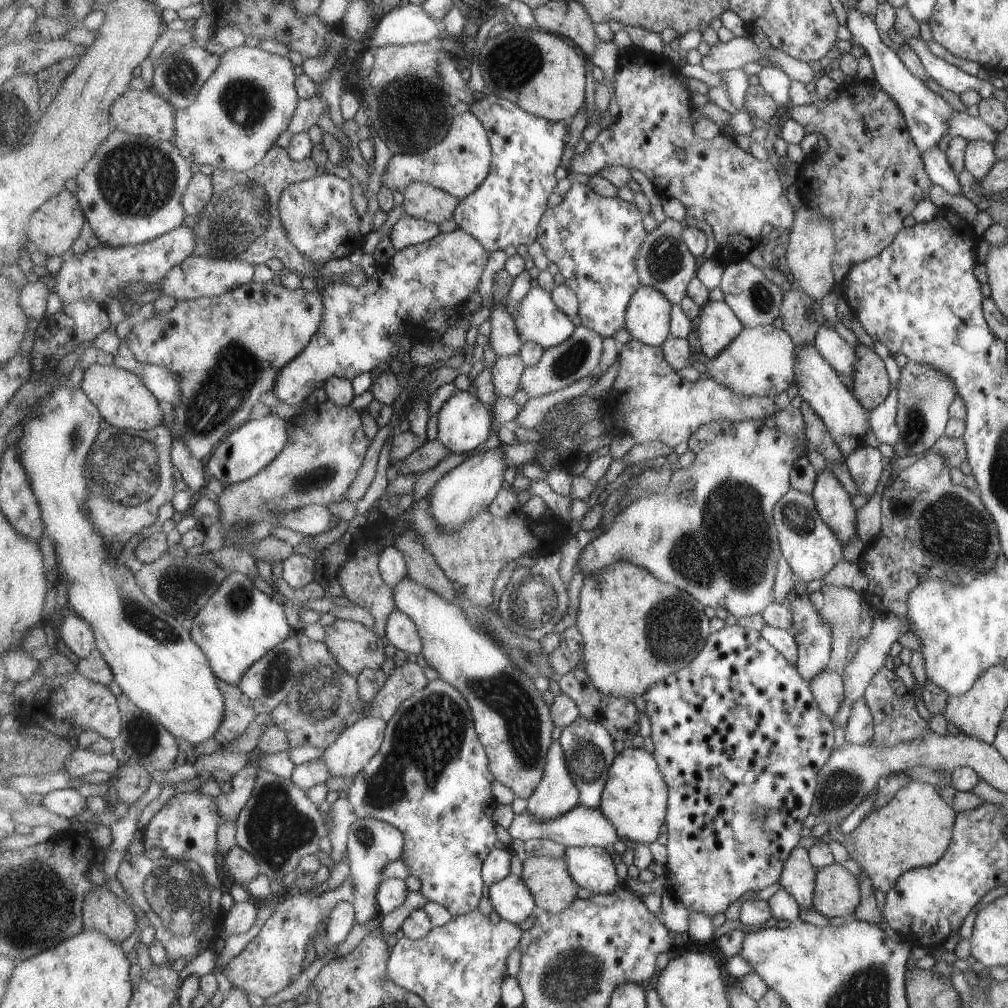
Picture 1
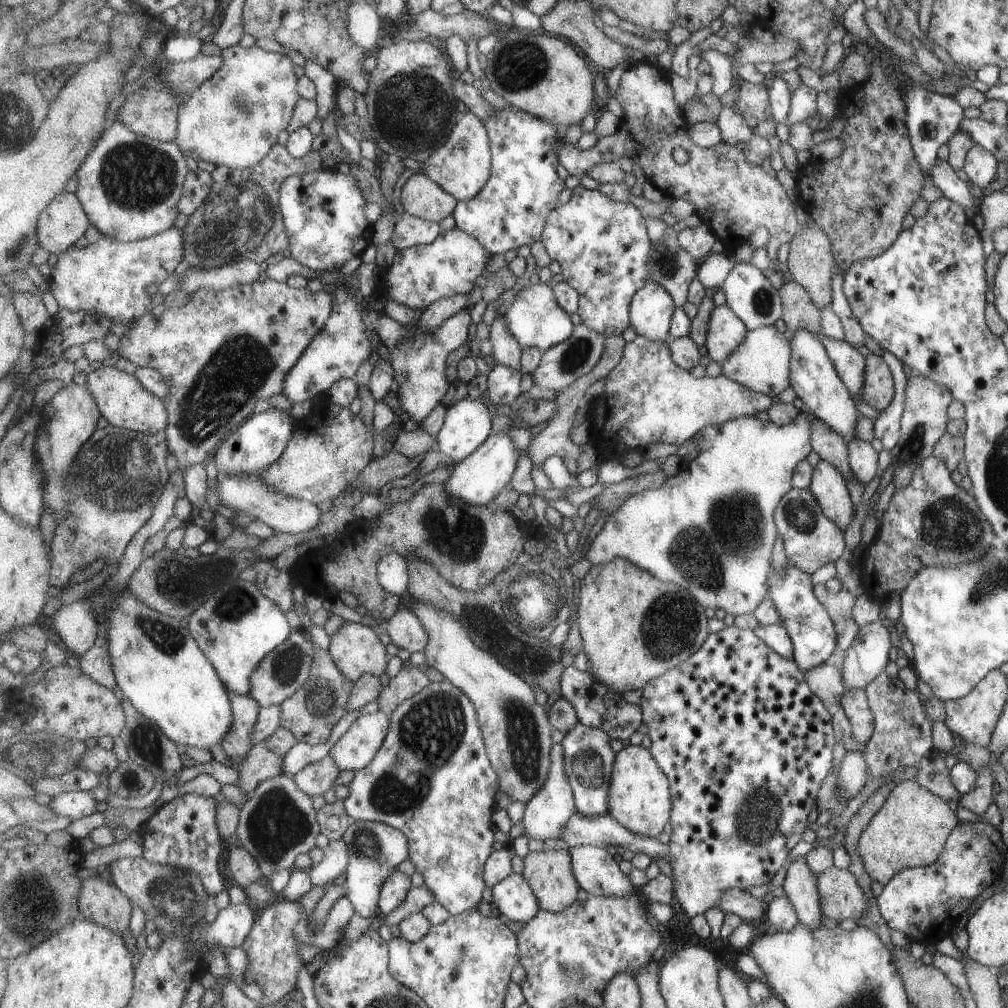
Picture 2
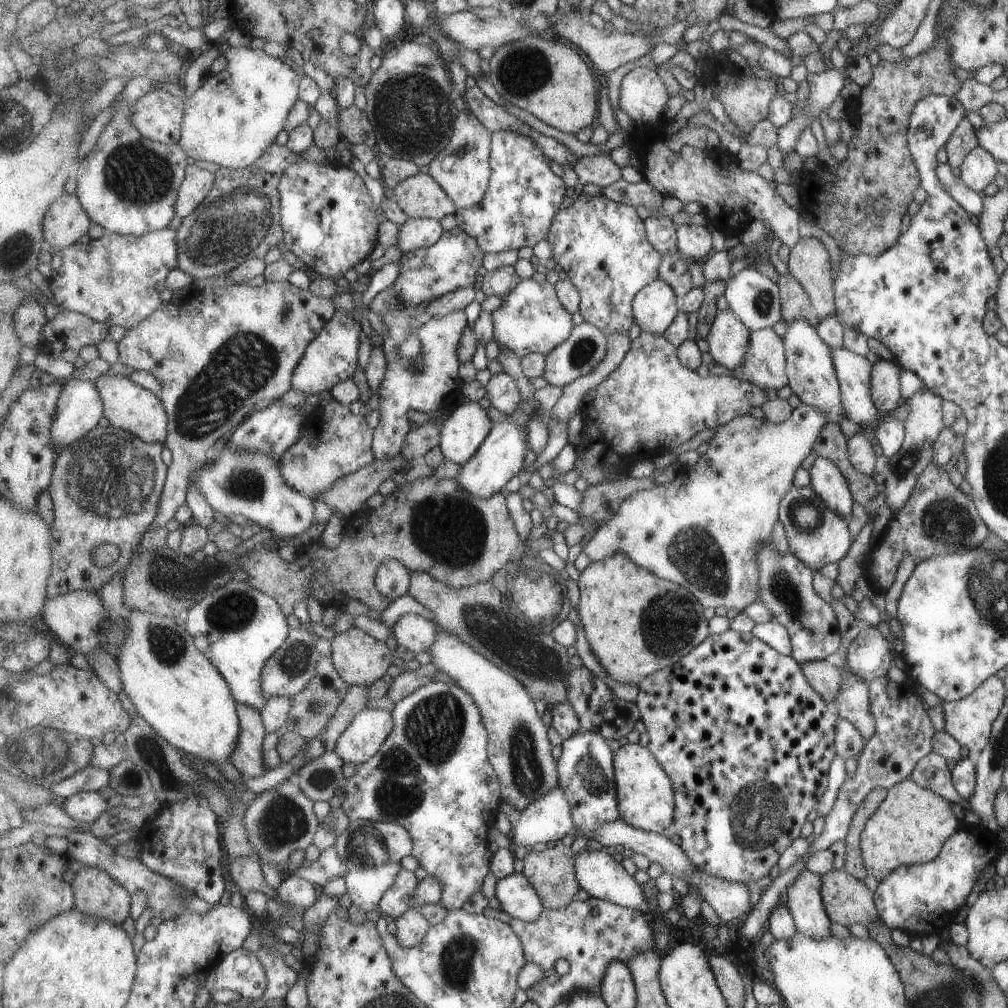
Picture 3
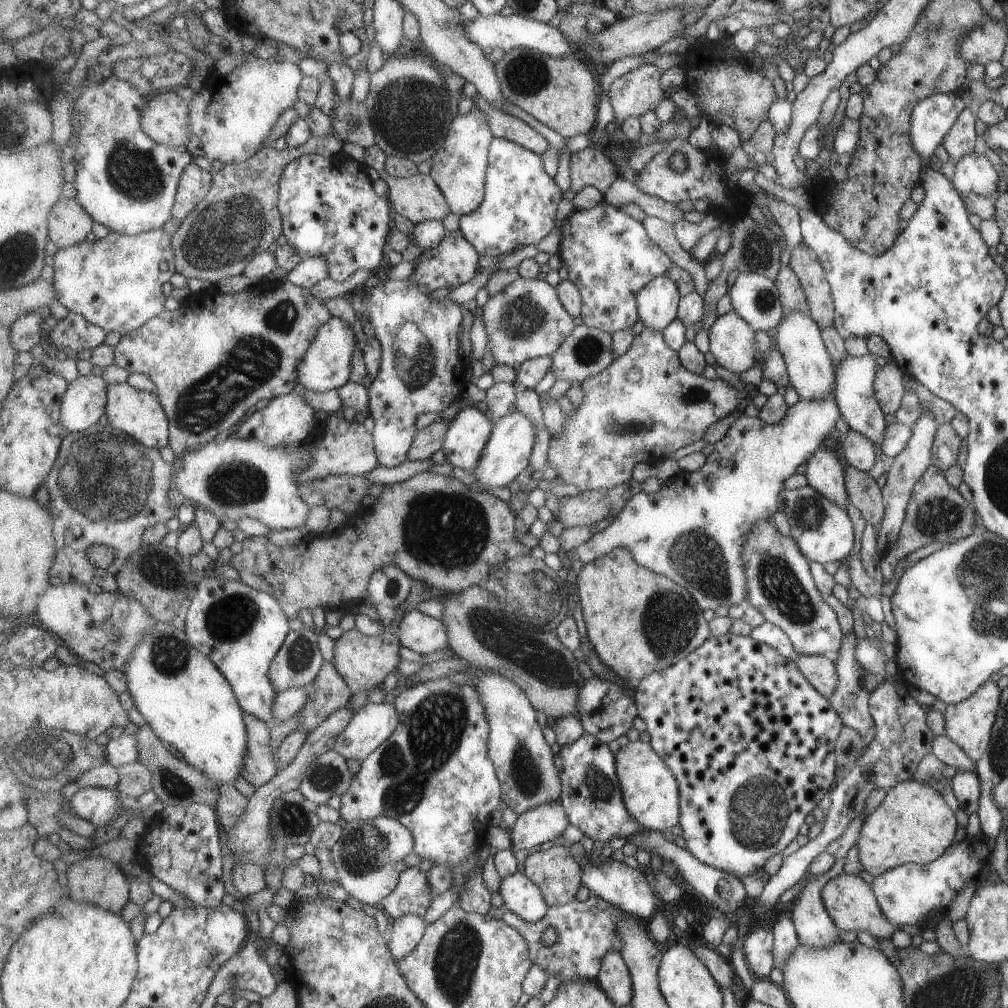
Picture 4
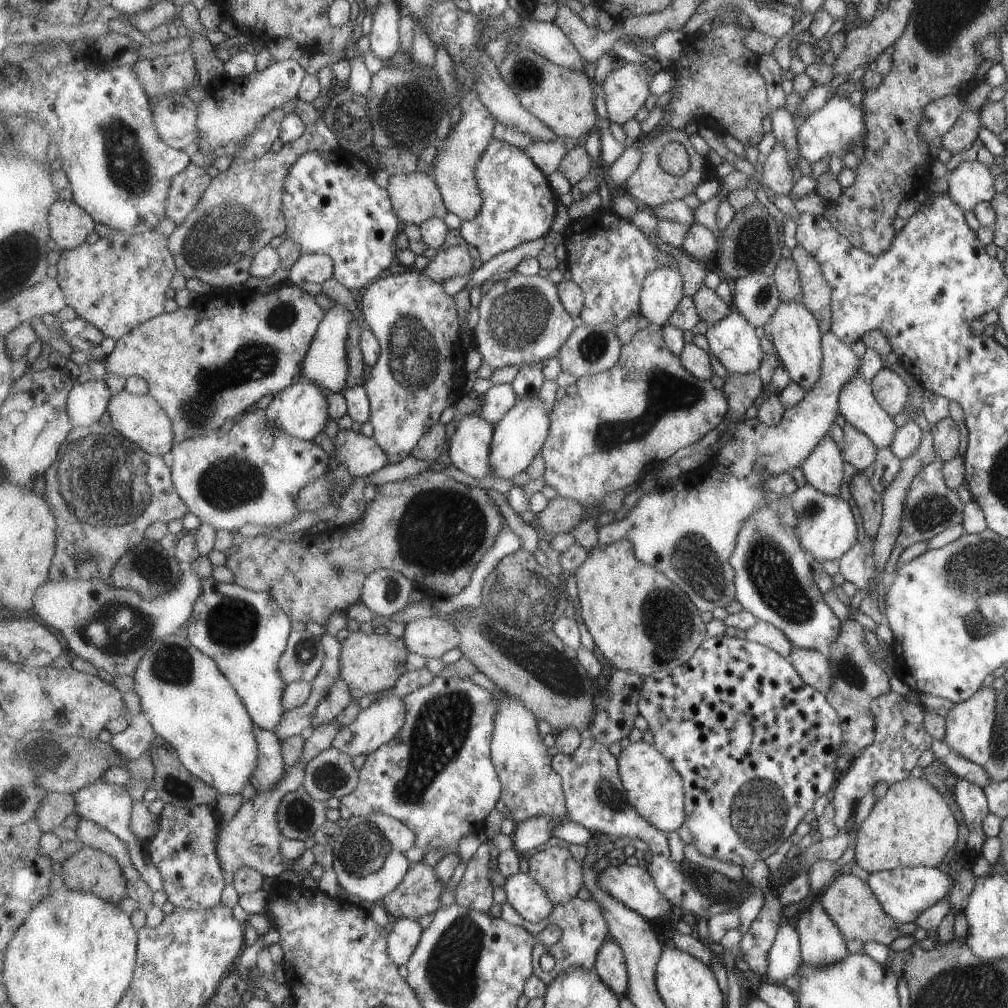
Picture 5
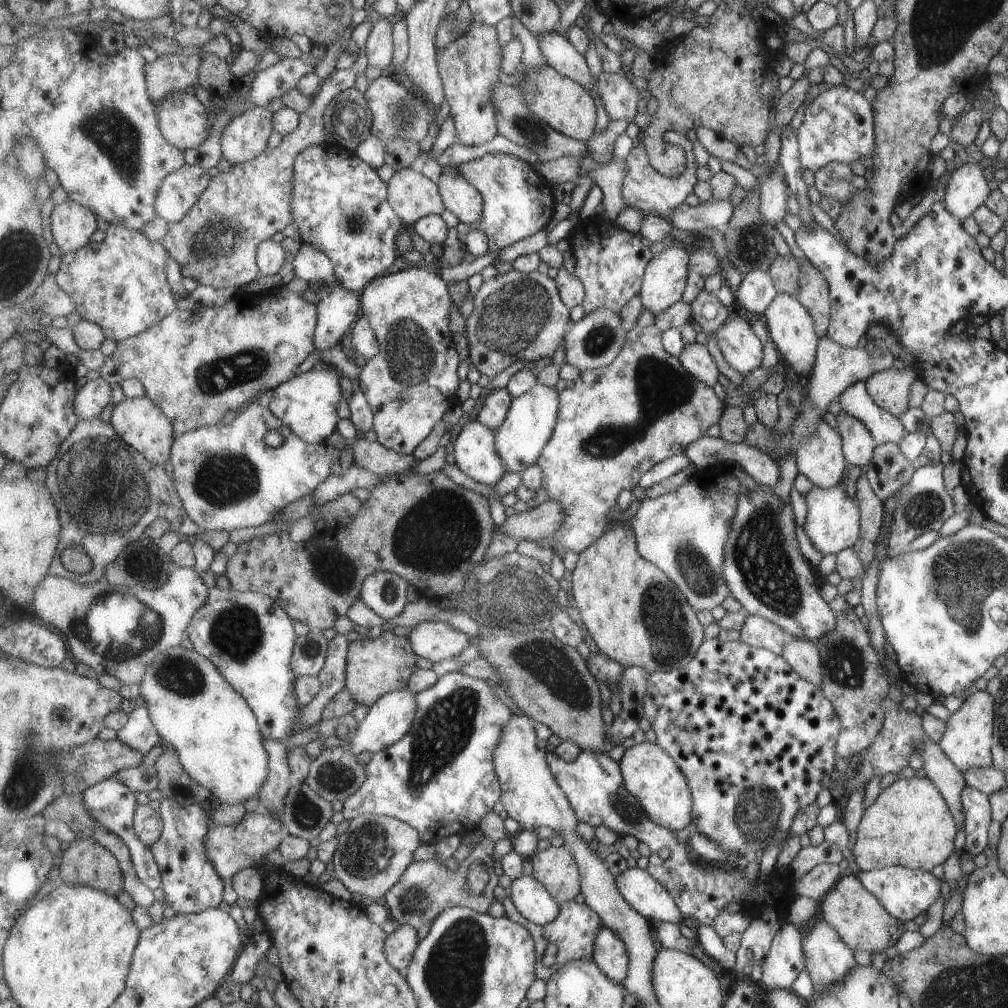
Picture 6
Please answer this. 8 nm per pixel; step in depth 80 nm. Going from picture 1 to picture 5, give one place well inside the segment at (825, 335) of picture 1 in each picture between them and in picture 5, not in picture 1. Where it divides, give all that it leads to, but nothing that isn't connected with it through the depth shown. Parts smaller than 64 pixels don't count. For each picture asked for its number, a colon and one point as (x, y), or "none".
2: (849, 364)
3: (852, 371)
4: (853, 395)
5: (856, 404)

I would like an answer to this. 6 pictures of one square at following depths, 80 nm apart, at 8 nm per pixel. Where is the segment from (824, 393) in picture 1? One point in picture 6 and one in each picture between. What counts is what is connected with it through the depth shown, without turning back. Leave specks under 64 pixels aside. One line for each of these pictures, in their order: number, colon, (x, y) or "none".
2: (812, 376)
3: (812, 375)
4: (810, 368)
5: (796, 335)
6: (789, 324)

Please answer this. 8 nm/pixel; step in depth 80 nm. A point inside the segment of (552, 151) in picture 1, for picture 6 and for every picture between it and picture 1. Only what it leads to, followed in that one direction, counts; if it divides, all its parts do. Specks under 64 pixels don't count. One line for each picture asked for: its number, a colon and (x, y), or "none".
2: (512, 211)
3: (524, 195)
4: (521, 198)
5: (520, 204)
6: (519, 202)

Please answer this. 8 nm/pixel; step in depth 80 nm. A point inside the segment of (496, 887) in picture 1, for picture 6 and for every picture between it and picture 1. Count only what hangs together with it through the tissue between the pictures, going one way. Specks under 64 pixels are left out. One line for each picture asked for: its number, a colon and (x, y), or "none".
2: (514, 897)
3: (518, 897)
4: (519, 893)
5: (528, 897)
6: (534, 901)

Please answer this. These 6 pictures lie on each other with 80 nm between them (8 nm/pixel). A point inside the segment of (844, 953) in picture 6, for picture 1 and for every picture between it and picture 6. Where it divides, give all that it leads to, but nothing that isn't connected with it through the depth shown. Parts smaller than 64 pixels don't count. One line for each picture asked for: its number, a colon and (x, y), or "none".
1: (798, 876)
2: (800, 887)
3: (805, 906)
4: (814, 928)
5: (821, 943)

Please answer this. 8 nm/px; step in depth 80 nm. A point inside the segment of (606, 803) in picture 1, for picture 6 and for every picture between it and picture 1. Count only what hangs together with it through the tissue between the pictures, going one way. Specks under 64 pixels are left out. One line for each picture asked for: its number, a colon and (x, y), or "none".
2: (640, 797)
3: (647, 796)
4: (651, 791)
5: (655, 787)
6: (653, 776)

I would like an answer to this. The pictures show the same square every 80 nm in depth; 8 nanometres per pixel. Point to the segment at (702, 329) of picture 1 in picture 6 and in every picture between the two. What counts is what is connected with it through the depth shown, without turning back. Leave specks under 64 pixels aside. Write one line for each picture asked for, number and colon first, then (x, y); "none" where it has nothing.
2: (726, 331)
3: (729, 339)
4: (732, 341)
5: (734, 341)
6: (743, 351)

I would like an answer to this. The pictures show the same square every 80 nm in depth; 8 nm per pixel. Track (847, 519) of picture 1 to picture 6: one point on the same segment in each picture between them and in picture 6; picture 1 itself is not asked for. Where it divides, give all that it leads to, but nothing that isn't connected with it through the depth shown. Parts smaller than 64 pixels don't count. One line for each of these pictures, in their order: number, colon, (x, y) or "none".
2: (827, 485)
3: (826, 480)
4: (825, 474)
5: (822, 469)
6: (820, 457)

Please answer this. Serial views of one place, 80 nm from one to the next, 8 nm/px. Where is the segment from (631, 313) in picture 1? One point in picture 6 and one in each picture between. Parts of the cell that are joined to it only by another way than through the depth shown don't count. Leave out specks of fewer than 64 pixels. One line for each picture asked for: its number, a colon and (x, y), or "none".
2: (652, 309)
3: (657, 305)
4: (658, 304)
5: (663, 290)
6: (665, 282)

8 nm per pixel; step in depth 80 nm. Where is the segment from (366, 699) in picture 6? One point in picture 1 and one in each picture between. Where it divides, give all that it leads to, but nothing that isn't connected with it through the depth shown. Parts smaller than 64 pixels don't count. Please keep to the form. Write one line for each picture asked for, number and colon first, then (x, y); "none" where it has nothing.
1: (356, 647)
2: (358, 651)
3: (361, 659)
4: (365, 661)
5: (372, 663)

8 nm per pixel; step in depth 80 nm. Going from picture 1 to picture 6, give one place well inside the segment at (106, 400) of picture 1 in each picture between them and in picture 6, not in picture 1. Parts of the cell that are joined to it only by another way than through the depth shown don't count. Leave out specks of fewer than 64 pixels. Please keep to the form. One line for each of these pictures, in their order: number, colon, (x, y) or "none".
2: (125, 402)
3: (128, 406)
4: (140, 413)
5: (140, 418)
6: (140, 422)

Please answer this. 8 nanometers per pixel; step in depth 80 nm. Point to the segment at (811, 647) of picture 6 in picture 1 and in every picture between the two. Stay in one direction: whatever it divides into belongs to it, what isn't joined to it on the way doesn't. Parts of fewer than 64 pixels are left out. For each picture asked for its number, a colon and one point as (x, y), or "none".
1: (827, 688)
2: (826, 682)
3: (823, 677)
4: (821, 673)
5: (813, 667)

